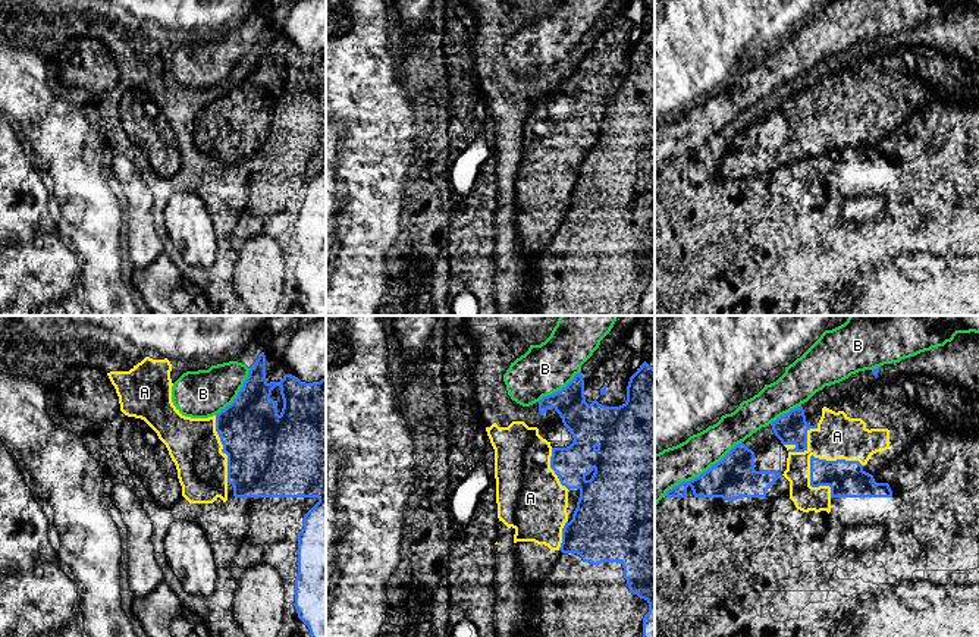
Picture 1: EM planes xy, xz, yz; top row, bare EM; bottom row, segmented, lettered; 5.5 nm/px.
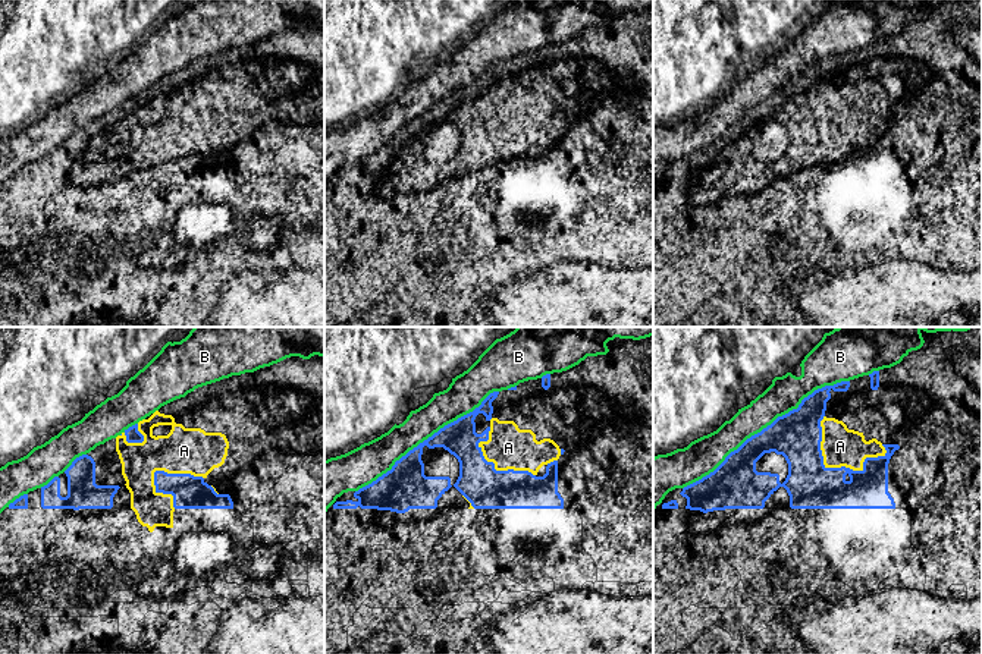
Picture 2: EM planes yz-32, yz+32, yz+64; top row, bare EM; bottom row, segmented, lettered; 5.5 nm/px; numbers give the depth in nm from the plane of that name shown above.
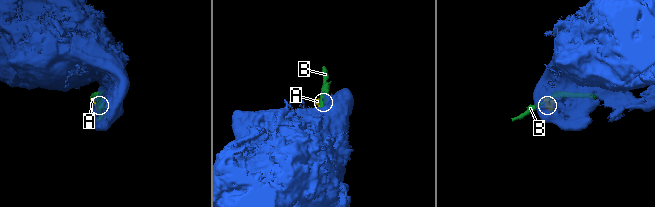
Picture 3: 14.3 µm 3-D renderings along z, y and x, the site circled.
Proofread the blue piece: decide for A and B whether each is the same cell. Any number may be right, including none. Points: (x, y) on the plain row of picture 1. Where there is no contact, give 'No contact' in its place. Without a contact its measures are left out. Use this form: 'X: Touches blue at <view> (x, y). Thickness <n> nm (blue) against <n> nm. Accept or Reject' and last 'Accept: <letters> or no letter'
A: Touches blue at yz (822, 131). Thickness 200 nm (blue) against 240 nm. Reject
B: Touches blue at yz (703, 144). Thickness 240 nm (blue) against 220 nm. Reject
Accept: no letter

